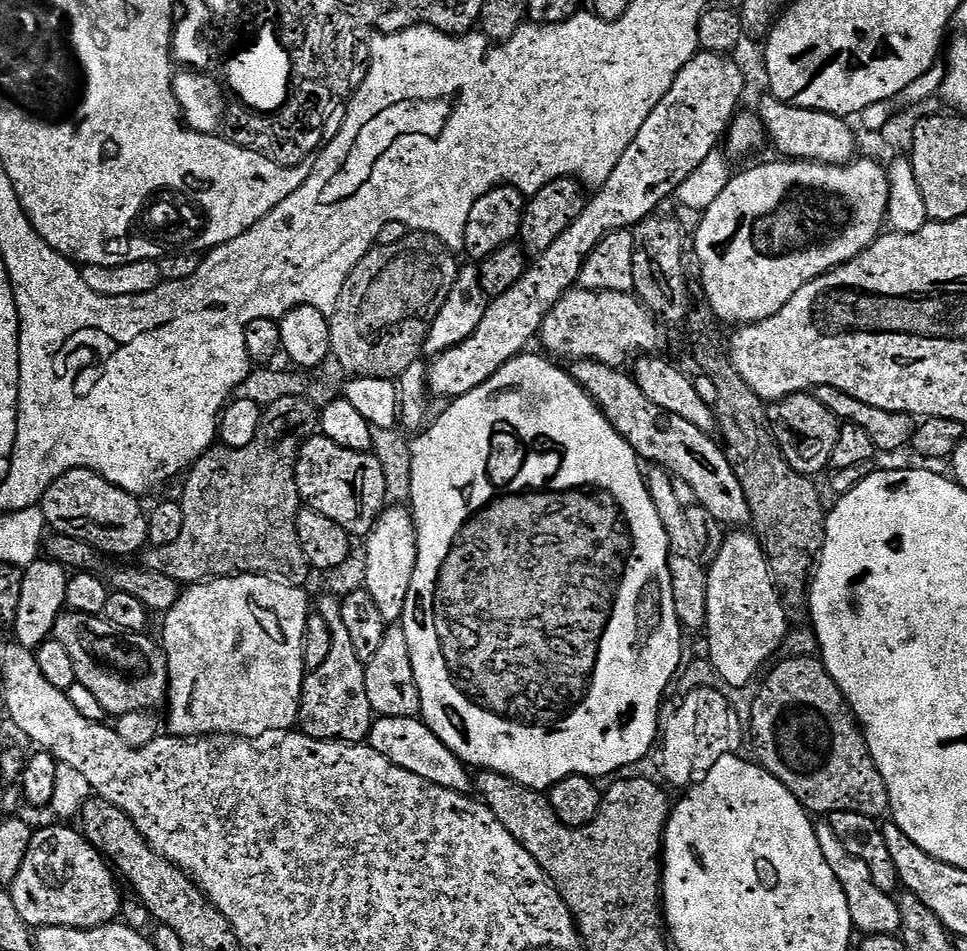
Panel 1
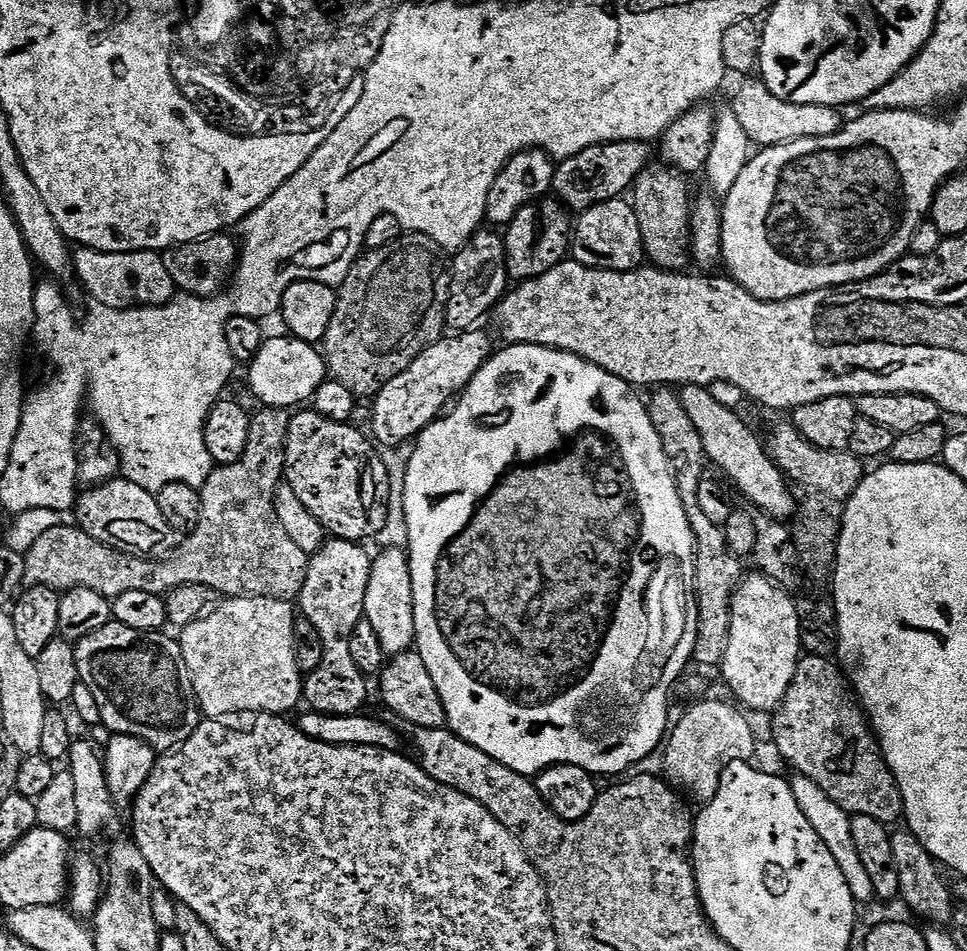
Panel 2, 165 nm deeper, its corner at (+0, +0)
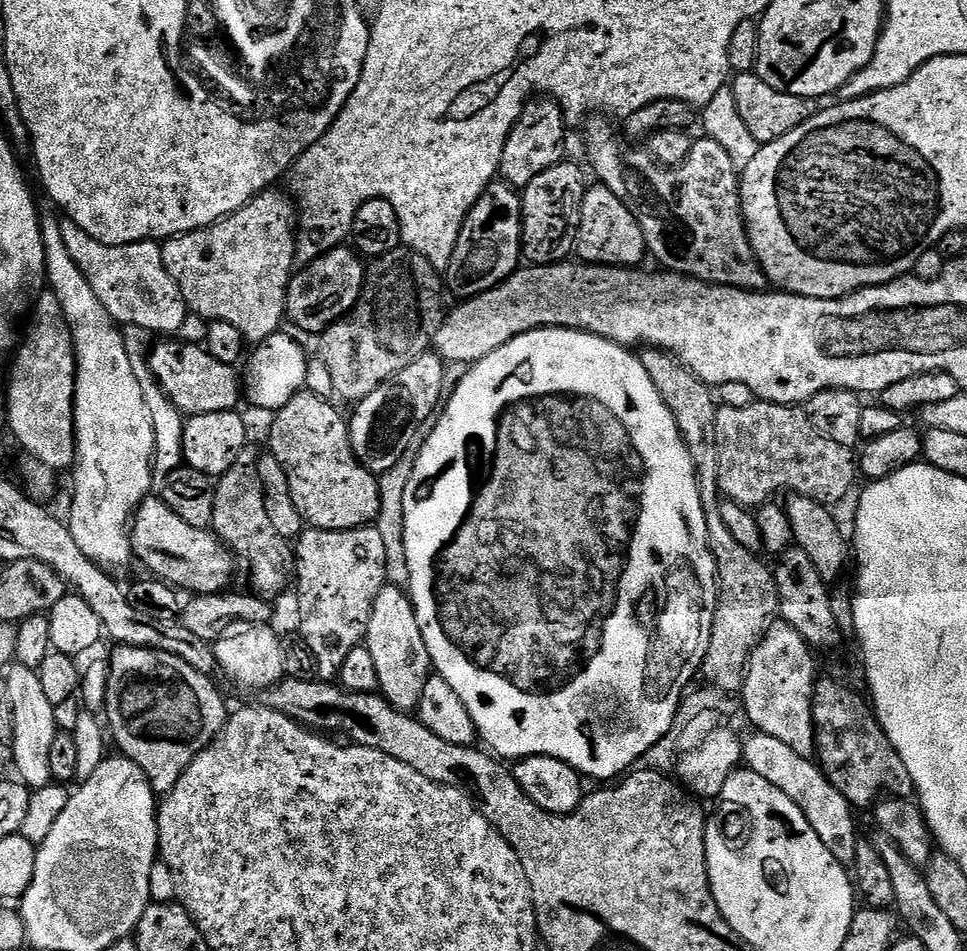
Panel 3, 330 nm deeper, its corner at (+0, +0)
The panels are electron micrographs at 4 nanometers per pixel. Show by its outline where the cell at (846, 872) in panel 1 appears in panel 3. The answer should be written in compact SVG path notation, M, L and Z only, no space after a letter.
M752 734L749 740L747 738L743 741L743 763L754 774L762 774L766 782L778 786L782 794L786 794L800 807L810 826L814 826L814 834L822 838L826 850L834 854L838 863L845 866L855 865L858 833L856 820L852 817L854 809L809 757L794 754L794 750L790 750L790 746L783 742L778 742L778 738Z

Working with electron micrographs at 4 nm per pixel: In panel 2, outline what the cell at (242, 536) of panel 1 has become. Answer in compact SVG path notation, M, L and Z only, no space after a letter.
M265 407L252 416L250 438L246 442L246 450L240 460L227 466L213 467L210 478L206 478L200 494L200 521L192 529L188 540L180 548L176 560L168 560L164 568L160 564L151 564L151 559L141 559L122 548L111 548L94 538L90 538L79 527L67 528L61 522L54 530L46 530L24 557L24 583L28 586L55 588L63 594L69 588L89 588L98 594L115 598L122 594L130 594L130 590L153 592L156 596L164 596L166 589L179 588L182 584L201 584L210 586L221 597L264 596L268 600L295 601L300 595L302 586L308 577L309 557L290 538L278 534L276 511L272 499L276 488L284 480L284 437L288 434L289 413L284 410Z

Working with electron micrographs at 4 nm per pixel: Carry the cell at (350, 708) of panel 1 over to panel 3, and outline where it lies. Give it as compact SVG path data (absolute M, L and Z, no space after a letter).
M365 526L363 528L351 528L350 530L322 530L321 528L309 527L300 533L294 544L294 555L296 558L296 570L294 573L294 592L296 588L296 608L300 611L300 628L298 628L299 636L306 641L312 651L312 656L316 659L315 675L321 681L332 682L339 677L342 670L342 662L346 662L346 654L350 654L350 650L361 647L365 643L368 634L368 623L370 622L370 614L374 606L374 598L378 598L378 594L386 586L386 553L385 543L379 530L374 526Z

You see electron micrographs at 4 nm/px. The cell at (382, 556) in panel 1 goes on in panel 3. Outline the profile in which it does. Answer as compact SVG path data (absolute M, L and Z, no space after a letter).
M385 586L378 598L374 598L366 647L374 657L374 666L378 670L380 695L386 697L398 710L415 713L420 707L422 690L430 675L430 661L412 597L403 587Z

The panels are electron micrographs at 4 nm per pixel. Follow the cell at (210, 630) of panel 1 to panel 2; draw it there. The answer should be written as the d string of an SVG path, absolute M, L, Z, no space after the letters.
M237 596L228 598L221 603L218 610L214 610L214 614L210 614L206 618L202 618L198 622L194 622L190 626L186 626L179 633L180 636L180 652L178 648L178 656L182 661L183 671L186 673L186 680L192 683L192 692L196 695L196 700L200 703L200 708L208 718L229 718L228 716L236 716L239 712L252 712L251 714L292 714L302 700L302 674L298 670L298 666L294 662L294 626L297 617L292 616L293 605L286 600L268 600L264 596Z

